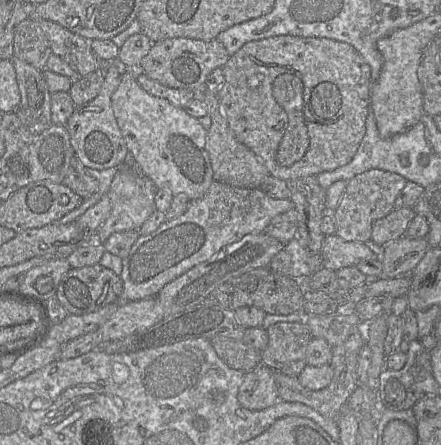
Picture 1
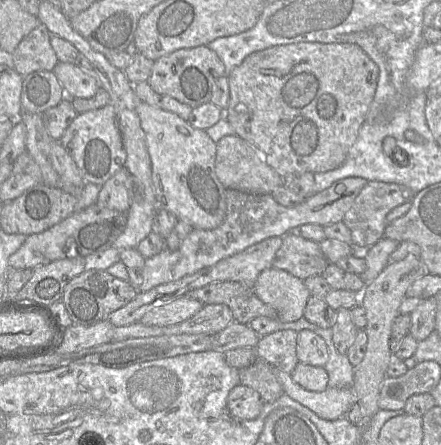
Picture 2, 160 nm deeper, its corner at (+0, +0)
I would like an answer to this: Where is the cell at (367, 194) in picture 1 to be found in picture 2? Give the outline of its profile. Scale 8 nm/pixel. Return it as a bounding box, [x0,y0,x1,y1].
[342,181,415,248]

